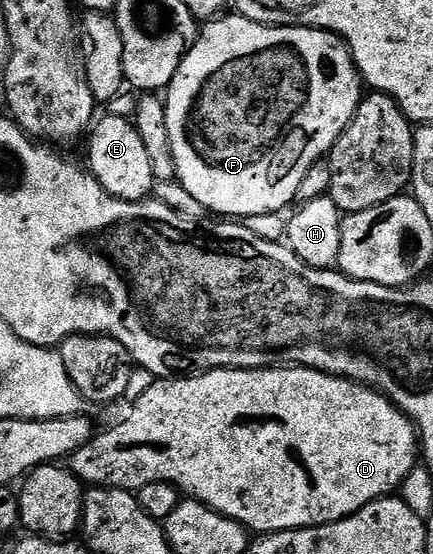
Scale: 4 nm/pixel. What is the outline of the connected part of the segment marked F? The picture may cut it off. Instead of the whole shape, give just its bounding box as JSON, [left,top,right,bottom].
[165,16,365,220]

